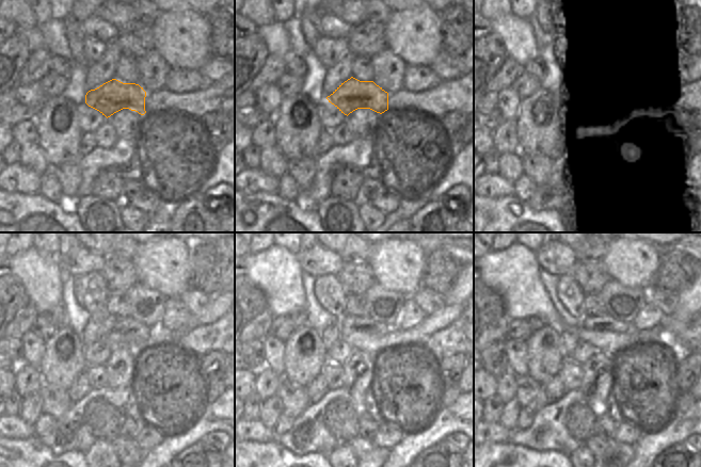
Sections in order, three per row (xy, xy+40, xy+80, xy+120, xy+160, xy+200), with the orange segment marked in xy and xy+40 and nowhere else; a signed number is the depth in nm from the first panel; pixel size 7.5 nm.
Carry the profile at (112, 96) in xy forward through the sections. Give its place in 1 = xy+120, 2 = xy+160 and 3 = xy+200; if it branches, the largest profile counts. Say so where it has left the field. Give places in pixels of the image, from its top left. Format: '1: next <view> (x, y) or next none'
1: next xy+120 (116, 332)
2: next xy+160 (350, 324)
3: next xy+200 (589, 322)

